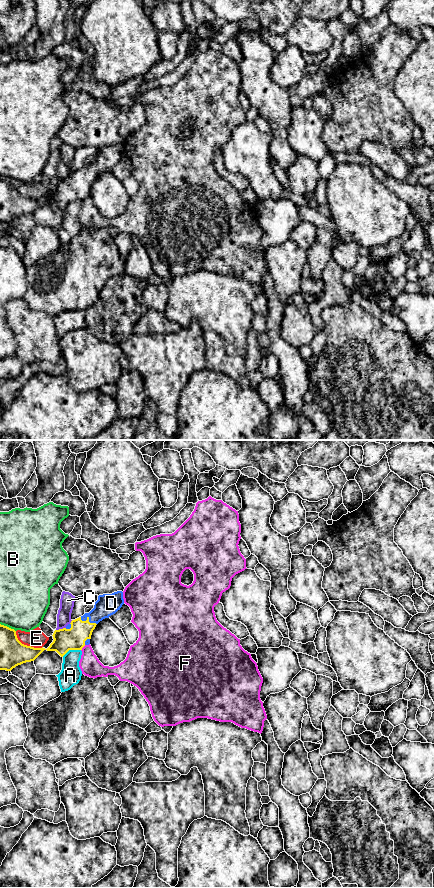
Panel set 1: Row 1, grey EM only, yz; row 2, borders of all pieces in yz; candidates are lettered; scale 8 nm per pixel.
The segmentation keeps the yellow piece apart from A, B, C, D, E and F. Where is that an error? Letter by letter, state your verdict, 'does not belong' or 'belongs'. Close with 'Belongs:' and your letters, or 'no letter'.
A: does not belong
B: does not belong
C: does not belong
D: belongs
E: does not belong
F: does not belong
Belongs: D

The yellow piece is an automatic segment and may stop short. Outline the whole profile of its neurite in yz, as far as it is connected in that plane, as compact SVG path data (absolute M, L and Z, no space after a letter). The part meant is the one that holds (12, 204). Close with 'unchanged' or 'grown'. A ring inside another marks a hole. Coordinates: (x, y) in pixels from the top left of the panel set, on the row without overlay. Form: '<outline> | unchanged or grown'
M117 143L112 146L103 146L98 148L98 152L93 155L94 160L83 168L72 172L65 180L55 182L53 185L53 194L45 200L34 200L22 196L16 187L16 183L0 176L0 222L11 223L18 217L34 213L44 202L56 203L63 209L69 202L82 202L85 197L90 196L90 191L96 177L105 170L115 166L124 156L123 144Z | grown

